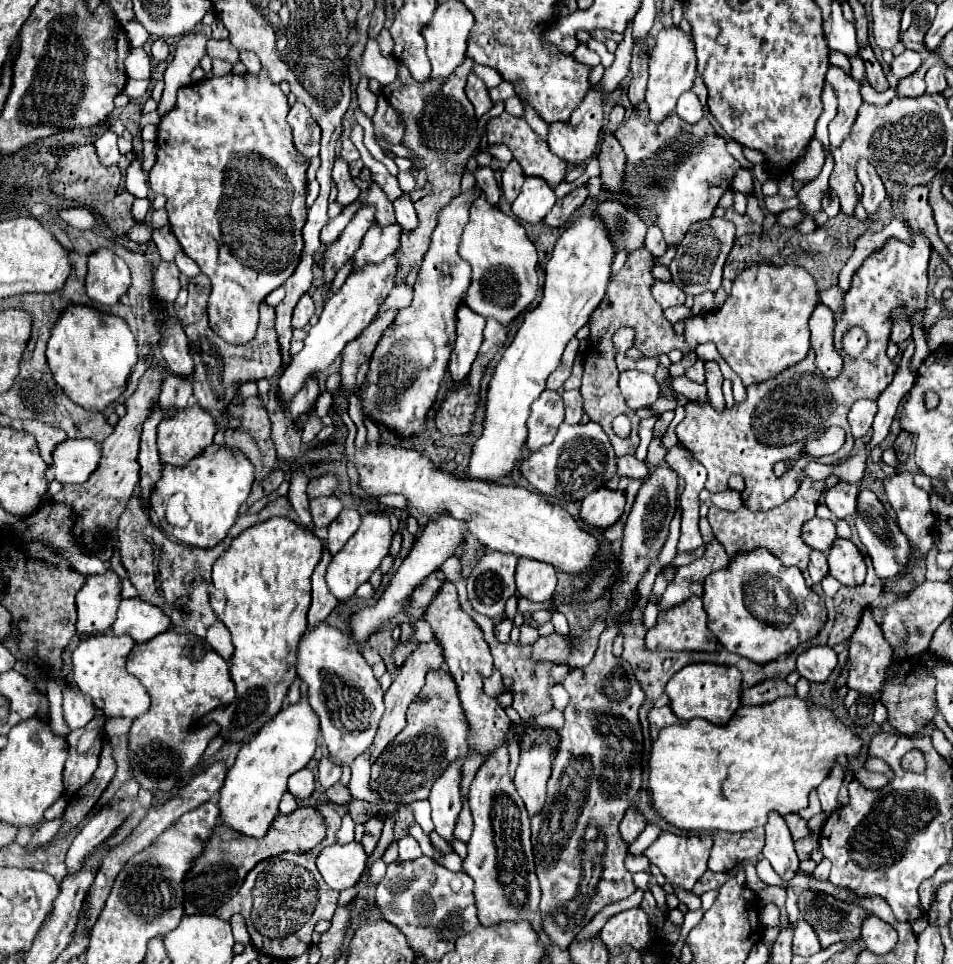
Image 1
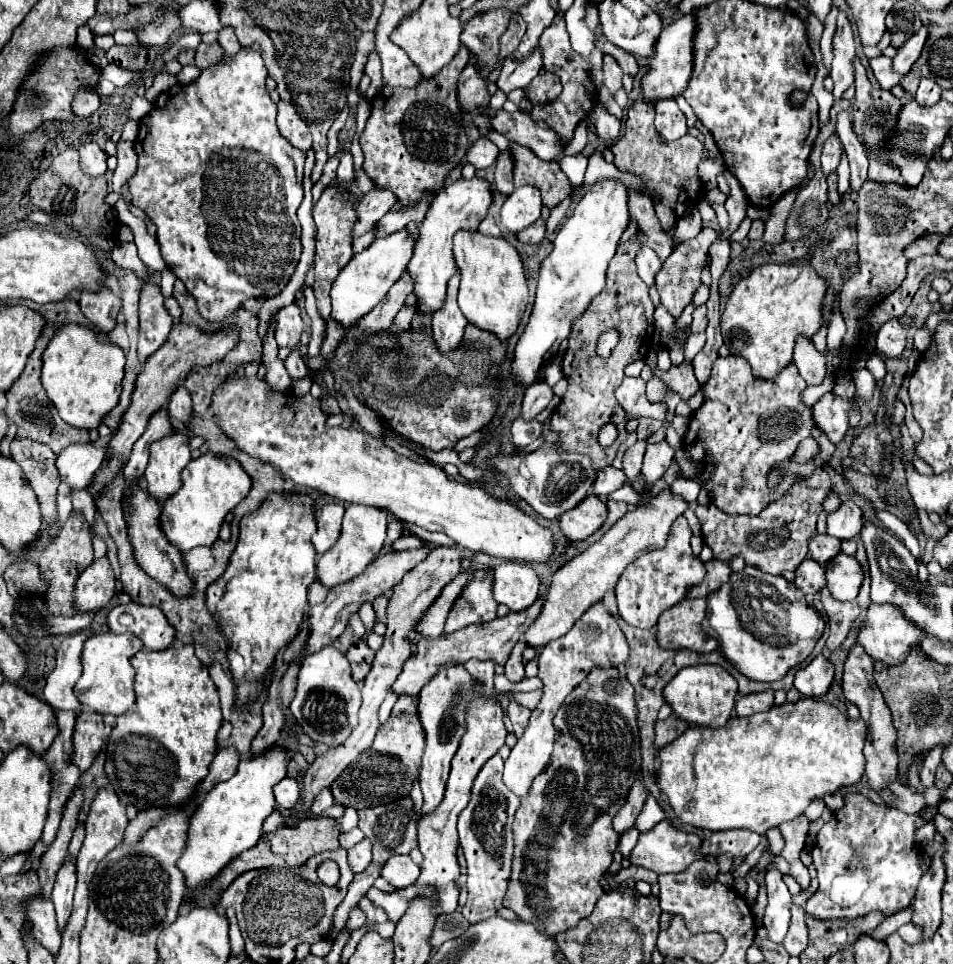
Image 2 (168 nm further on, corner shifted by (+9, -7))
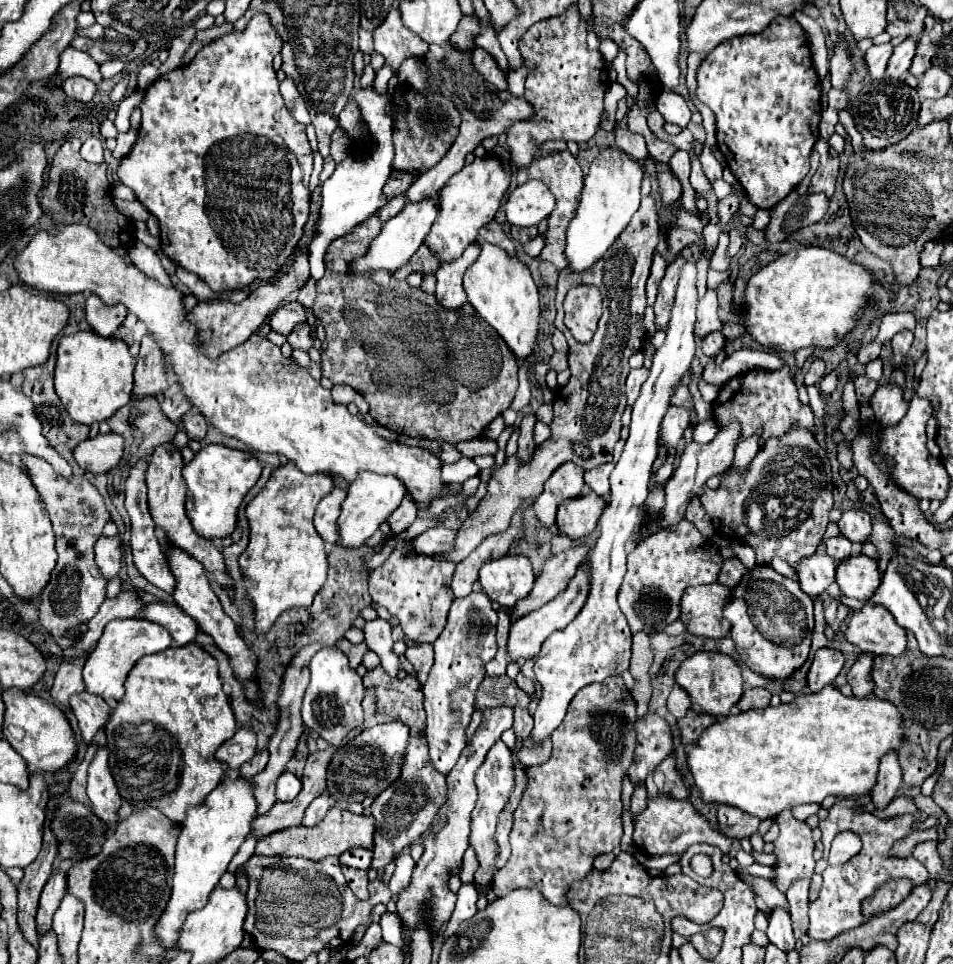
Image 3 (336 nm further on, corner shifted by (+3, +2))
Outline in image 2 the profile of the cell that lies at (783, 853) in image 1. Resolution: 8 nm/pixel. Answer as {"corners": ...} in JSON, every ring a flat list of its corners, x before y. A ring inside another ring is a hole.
{"corners":[[771,867,765,875,767,883,767,895,769,903,765,907,763,915,763,927,767,929,767,937,773,943,783,943,783,937,787,935,787,925,789,925,789,909,791,909,791,893,787,885,781,879,781,873]]}

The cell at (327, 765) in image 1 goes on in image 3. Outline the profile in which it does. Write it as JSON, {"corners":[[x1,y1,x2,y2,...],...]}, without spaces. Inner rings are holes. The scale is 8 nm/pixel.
{"corners":[[321,794,307,810,305,810,305,818,303,818,303,826,315,826,329,810,329,794]]}

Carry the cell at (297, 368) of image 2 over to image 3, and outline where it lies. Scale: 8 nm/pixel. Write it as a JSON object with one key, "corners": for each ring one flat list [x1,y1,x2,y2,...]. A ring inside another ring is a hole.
{"corners":[[303,324,303,326,297,326,289,336,287,336,287,342,291,344,291,348,299,348,299,350,309,350,313,346,313,340,311,340,311,326,309,324]]}

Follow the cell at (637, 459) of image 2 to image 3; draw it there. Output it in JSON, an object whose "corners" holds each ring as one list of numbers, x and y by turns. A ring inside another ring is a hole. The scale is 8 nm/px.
{"corners":[[689,260,681,270,681,280,677,286,677,300,673,304,667,338,665,344,655,352,653,366,647,382,641,388,639,398,633,404,633,420,631,432,625,442,623,454,611,474,611,502,605,506,599,526,601,538,597,540,589,564,591,564,591,590,583,610,575,616,575,620,563,628,553,632,541,646,535,662,535,678,543,686,543,696,533,714,535,726,529,734,533,748,543,748,545,738,563,722,565,712,573,696,587,684,603,682,609,676,617,676,629,668,631,660,631,630,629,624,619,610,617,590,625,576,625,548,633,536,635,526,641,522,641,506,647,498,647,484,653,470,653,462,659,454,657,448,657,428,671,408,671,398,675,394,675,386,681,384,685,374,689,372,689,364,695,356,695,340,693,340,693,324,697,310,697,290,695,290,695,262]]}

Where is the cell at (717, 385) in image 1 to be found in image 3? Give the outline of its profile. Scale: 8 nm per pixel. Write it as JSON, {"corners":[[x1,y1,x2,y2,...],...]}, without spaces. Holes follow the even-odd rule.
{"corners":[[711,332,707,338,703,338,703,342,701,342,701,352,703,352,705,356,713,358,719,350,725,348,725,342,727,342,727,338,723,336,723,332]]}

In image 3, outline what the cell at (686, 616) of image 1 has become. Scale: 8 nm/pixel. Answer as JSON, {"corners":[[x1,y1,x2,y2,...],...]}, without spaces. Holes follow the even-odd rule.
{"corners":[[707,584,687,588,681,598,679,620,687,624,687,632,703,638,723,638,729,632,729,622,721,616,723,602,729,598,729,588]]}

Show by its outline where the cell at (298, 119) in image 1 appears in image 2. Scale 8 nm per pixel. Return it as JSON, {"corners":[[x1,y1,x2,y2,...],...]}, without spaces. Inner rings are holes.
{"corners":[[279,101,277,103,279,113,277,113,277,125,281,135,297,149,307,151,311,147,311,133,307,123,299,117,299,113,295,111,295,107,287,101]]}

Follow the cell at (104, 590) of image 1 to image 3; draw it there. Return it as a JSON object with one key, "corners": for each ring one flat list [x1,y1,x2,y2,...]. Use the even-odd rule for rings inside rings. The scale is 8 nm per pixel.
{"corners":[[101,536,95,544,95,562,101,574,111,580,121,570,121,538,119,536]]}

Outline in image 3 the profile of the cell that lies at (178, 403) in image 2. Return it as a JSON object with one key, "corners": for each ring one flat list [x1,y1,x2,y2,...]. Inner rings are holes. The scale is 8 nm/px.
{"corners":[[191,408,191,410,183,416,183,420,181,420,181,428,189,434,189,438,203,440,203,438,205,438,205,432,207,432,205,416,203,416,197,408]]}

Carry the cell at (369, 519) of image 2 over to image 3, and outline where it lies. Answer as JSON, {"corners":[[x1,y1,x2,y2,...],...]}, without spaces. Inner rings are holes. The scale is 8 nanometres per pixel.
{"corners":[[363,472,361,480,357,480,357,484,349,486,347,498,341,506,341,516,337,522,337,526,339,526,337,546,345,548,345,550,365,546,365,542,379,530,379,526,397,510,403,496,405,496,405,488,395,476,377,476,373,472,371,474]]}

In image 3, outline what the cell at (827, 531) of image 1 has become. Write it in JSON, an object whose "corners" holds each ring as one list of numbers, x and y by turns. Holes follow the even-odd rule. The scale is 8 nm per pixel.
{"corners":[[835,536,825,542,825,554,829,554,831,558,837,558,837,560,843,560,845,556,851,554,851,546,853,544,845,536]]}

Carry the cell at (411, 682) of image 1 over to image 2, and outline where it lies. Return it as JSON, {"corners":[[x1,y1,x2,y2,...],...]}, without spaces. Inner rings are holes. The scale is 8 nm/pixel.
{"corners":[[539,597,531,607,523,609,519,613,509,613,505,617,497,617,495,621,489,621,487,625,469,625,467,629,459,629,451,635,441,635,435,641,419,641,417,655,407,659,407,663,403,665,403,671,401,671,401,675,397,677,397,681,393,685,393,693,397,697,399,695,415,697,419,693,419,689,427,681,431,681,431,677,439,671,439,667,449,663,449,661,467,663,469,659,481,659,481,661,491,659,497,665,505,665,513,645,519,641,519,637,525,633,525,629,537,619,537,615,541,613,541,607,543,607,543,597]]}

